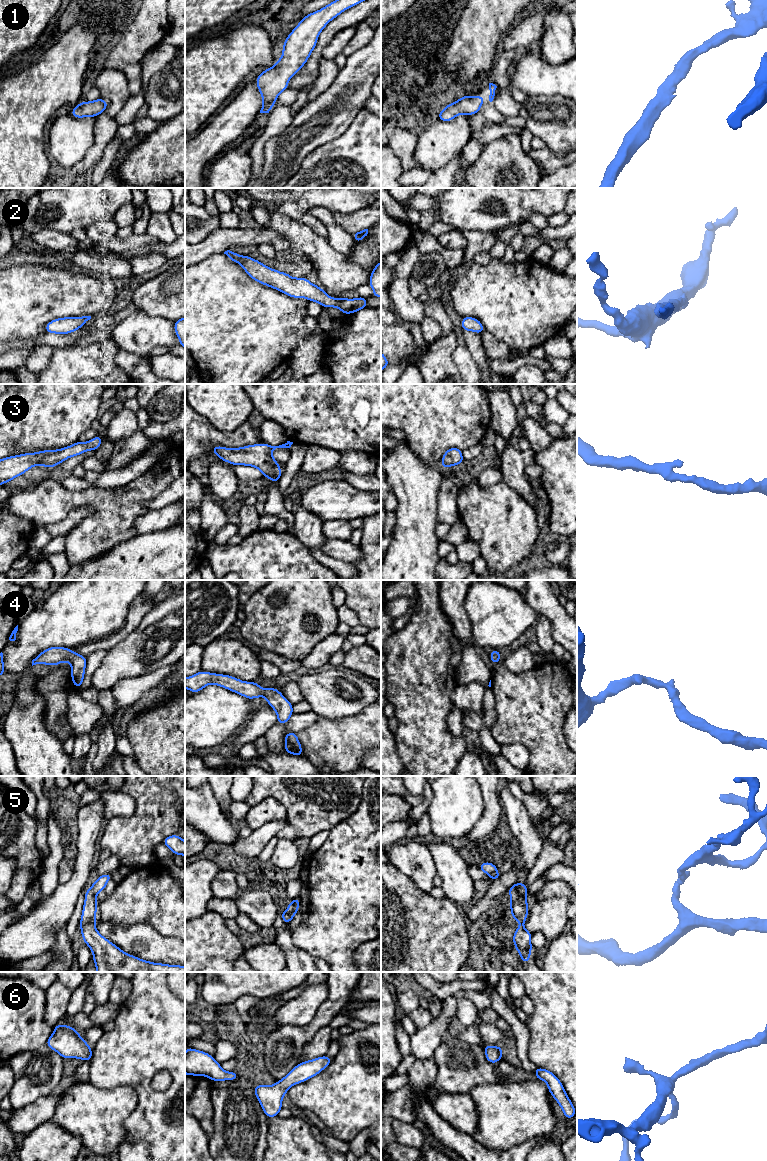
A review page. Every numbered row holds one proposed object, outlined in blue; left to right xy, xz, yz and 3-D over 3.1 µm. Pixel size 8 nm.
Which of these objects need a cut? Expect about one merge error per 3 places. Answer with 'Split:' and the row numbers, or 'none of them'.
Split: none of them

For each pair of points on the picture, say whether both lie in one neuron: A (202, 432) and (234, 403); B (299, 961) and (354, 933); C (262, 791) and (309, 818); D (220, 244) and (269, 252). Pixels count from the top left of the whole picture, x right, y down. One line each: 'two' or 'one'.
A: two
B: two
C: one
D: two

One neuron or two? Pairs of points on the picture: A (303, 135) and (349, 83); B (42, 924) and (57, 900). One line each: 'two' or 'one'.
A: one
B: one

